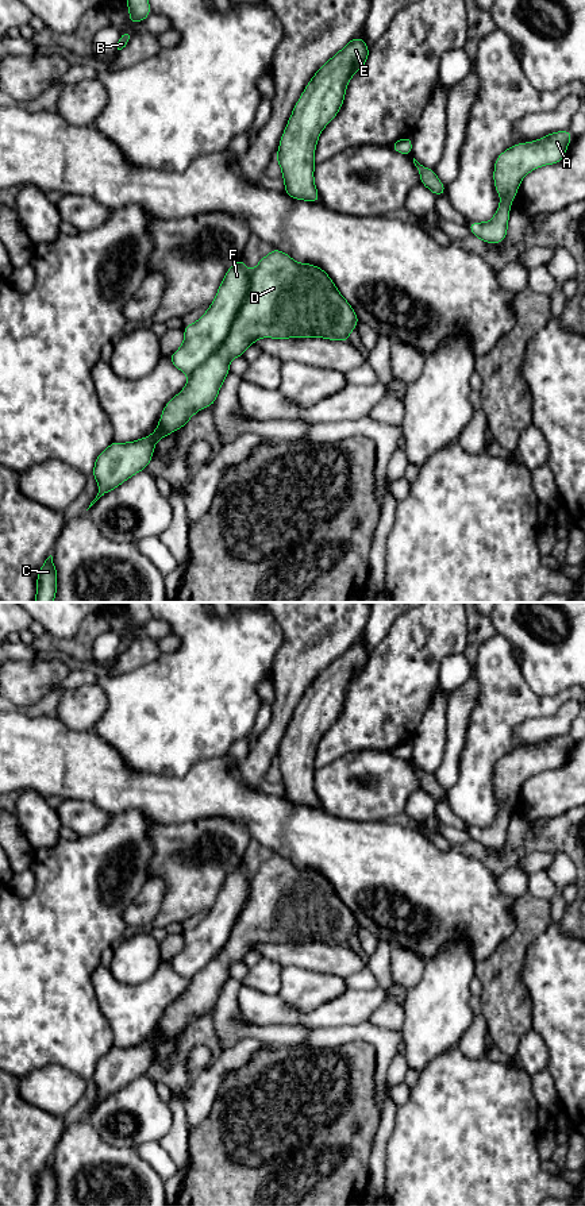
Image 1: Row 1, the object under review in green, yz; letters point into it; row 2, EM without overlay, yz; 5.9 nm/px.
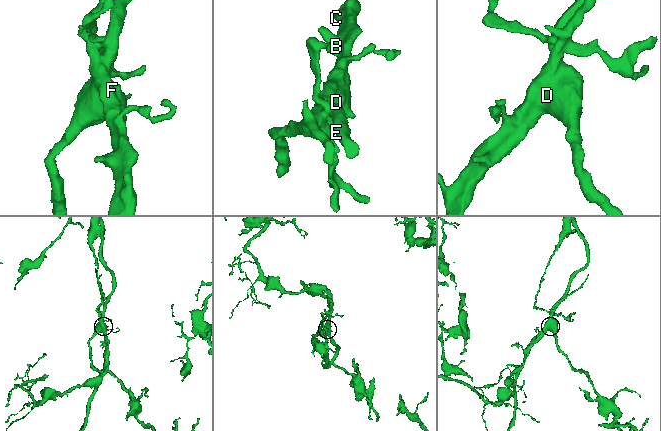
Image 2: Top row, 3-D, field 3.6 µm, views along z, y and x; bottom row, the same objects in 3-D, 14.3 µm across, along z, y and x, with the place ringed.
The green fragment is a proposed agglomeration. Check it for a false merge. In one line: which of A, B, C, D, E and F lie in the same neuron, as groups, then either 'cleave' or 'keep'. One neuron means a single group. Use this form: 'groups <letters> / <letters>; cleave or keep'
groups A B C D E / F; cleave

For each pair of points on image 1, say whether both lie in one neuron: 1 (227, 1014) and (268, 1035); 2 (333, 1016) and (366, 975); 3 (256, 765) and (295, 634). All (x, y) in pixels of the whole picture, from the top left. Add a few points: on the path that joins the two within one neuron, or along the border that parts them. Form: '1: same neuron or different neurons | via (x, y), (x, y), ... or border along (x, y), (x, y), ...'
1: same neuron | via (235, 1025), (243, 1031), (257, 1032)
2: different neurons | border along (377, 986), (373, 989), (347, 990)
3: same neuron | via (274, 732), (280, 723), (295, 666)

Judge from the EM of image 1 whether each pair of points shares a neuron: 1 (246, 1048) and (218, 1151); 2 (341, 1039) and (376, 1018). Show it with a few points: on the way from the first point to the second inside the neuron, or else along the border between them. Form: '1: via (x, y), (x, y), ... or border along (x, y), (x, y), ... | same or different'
1: border along (265, 1048), (230, 1071), (218, 1090) | different
2: border along (368, 1021), (400, 1031) | different

